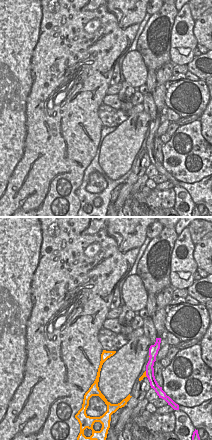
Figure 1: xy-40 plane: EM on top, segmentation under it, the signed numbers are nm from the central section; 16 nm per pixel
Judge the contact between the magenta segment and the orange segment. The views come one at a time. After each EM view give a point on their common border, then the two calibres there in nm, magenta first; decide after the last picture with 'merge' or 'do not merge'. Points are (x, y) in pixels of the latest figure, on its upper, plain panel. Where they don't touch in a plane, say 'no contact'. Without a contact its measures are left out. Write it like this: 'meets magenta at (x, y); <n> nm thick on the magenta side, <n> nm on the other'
meets magenta at (146, 150); 130 nm thick on the magenta side, 60 nm on the other

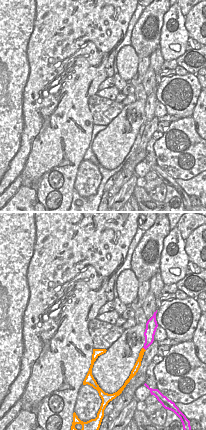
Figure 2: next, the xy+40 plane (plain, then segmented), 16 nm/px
meets magenta at (144, 124); 160 nm thick on the magenta side, 90 nm on the other

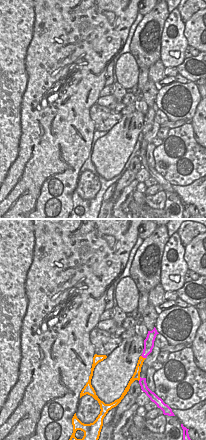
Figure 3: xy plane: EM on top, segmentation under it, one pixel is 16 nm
meets magenta at (143, 133); 160 nm thick on the magenta side, 100 nm on the other

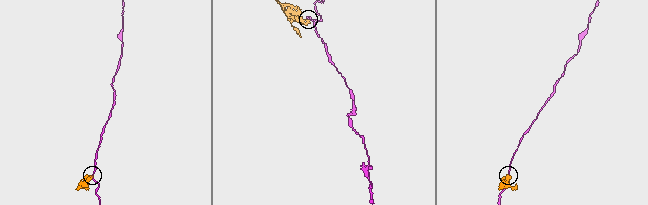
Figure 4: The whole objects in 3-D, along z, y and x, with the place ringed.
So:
do not merge

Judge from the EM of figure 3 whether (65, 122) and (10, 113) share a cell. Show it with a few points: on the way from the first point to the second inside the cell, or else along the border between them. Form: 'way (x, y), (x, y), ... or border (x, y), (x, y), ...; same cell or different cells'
way (51, 119), (24, 119); same cell

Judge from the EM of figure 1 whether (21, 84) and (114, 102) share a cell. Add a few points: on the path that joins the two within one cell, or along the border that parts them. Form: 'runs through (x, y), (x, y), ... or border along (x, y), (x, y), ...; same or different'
border along (106, 95), (102, 103); different

